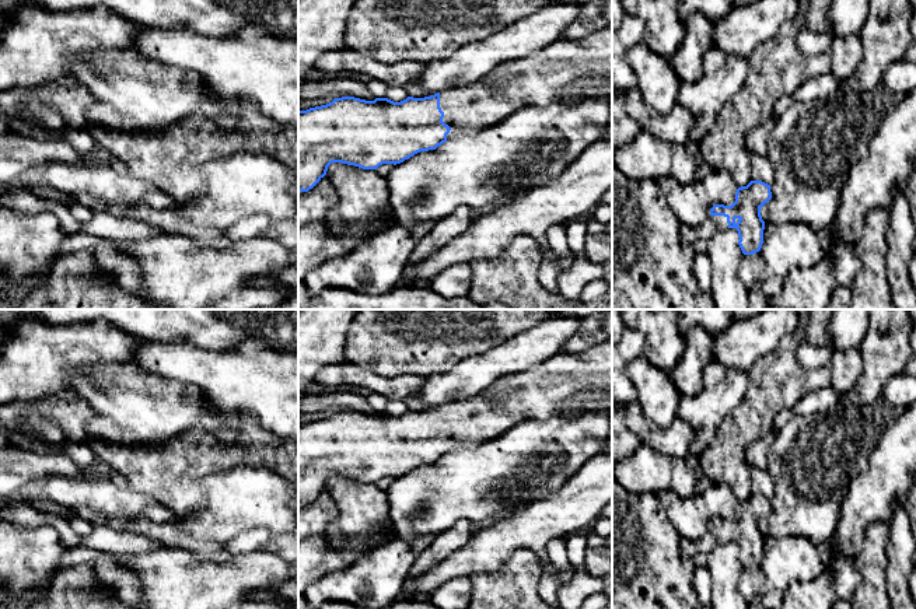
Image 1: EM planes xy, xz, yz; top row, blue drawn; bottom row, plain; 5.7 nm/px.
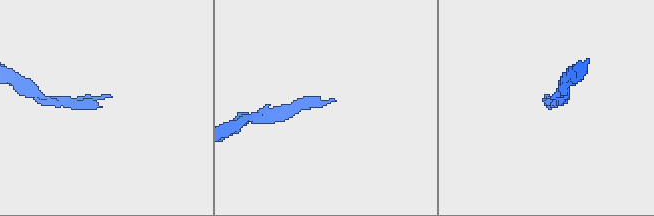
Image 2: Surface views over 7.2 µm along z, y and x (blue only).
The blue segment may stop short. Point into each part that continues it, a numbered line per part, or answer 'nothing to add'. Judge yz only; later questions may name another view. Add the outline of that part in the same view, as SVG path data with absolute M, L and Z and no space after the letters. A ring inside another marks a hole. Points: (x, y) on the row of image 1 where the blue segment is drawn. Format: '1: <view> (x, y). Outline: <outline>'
1: yz (720, 221). Outline: M709 211L707 218L714 223L717 230L728 228L727 217L724 217L724 216L712 216L710 211Z

